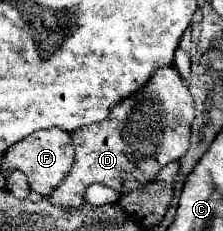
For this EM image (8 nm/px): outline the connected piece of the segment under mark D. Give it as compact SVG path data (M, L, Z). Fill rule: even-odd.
M174 67L158 69L154 73L154 77L148 81L146 89L142 89L136 95L128 97L126 101L118 103L110 111L110 117L106 121L80 127L78 131L72 133L74 151L76 151L74 165L72 165L72 171L68 173L68 177L62 179L58 189L48 195L50 203L58 205L60 209L80 209L86 205L86 189L94 183L106 185L124 195L144 189L144 185L148 185L152 181L152 177L158 175L164 165L178 161L186 155L186 149L190 143L192 121L194 121L194 101L190 97L190 91L186 89L184 81L180 79L178 71Z

